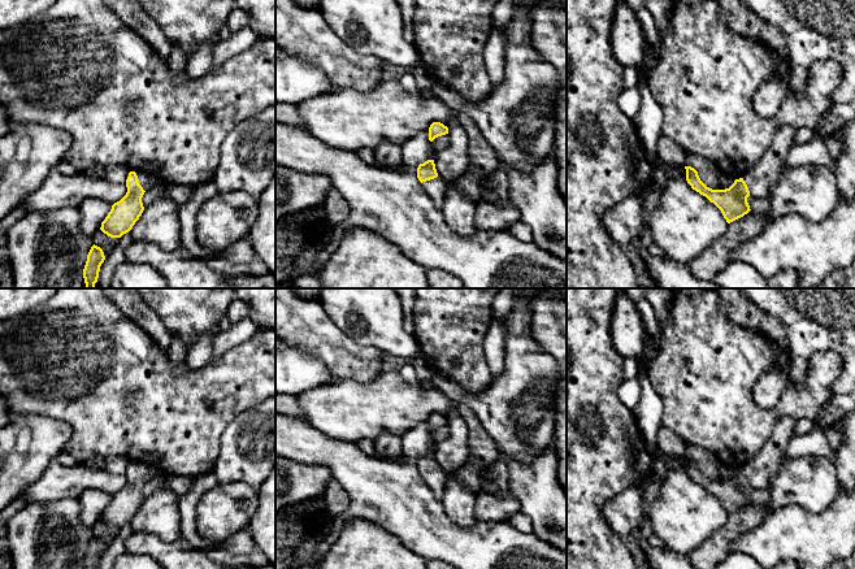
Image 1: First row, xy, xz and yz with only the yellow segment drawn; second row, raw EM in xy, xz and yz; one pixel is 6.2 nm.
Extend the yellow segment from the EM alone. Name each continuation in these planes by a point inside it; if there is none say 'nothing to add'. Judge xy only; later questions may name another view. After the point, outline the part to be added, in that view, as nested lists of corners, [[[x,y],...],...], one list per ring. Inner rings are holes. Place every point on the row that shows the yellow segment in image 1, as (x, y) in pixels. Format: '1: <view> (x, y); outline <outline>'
1: xy (146, 181); outline [[[136,173],[136,175],[138,175],[138,182],[144,191],[151,188],[159,182],[155,177],[147,175],[144,173]]]

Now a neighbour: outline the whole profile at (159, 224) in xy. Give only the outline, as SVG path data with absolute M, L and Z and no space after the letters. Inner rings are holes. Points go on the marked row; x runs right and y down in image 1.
M168 195L151 201L130 230L133 240L149 242L164 251L175 252L181 244L178 209Z

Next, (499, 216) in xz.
M508 199L495 203L478 201L476 205L474 227L477 231L508 231L513 223L520 221L517 207Z

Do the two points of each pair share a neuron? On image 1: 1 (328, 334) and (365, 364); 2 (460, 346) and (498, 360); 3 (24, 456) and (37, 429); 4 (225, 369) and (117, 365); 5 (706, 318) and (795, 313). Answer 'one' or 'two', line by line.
1: one
2: two
3: one
4: one
5: two

